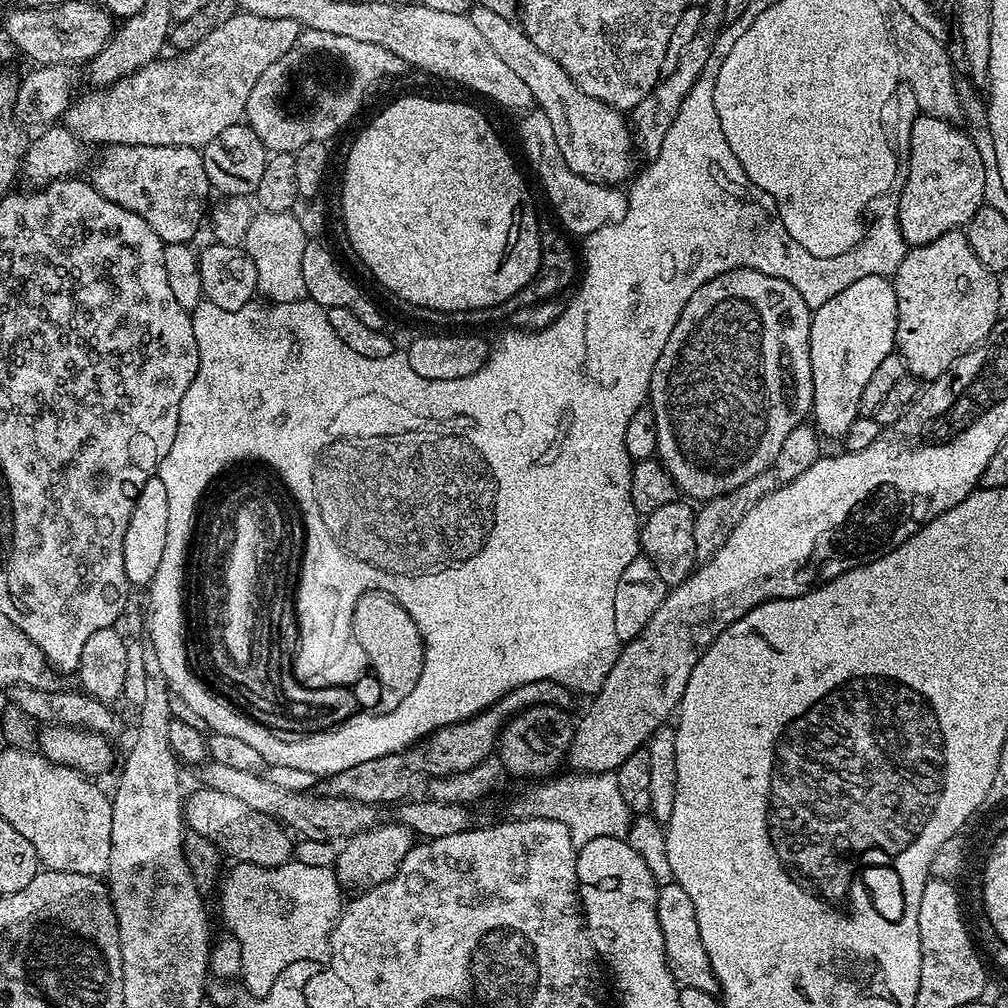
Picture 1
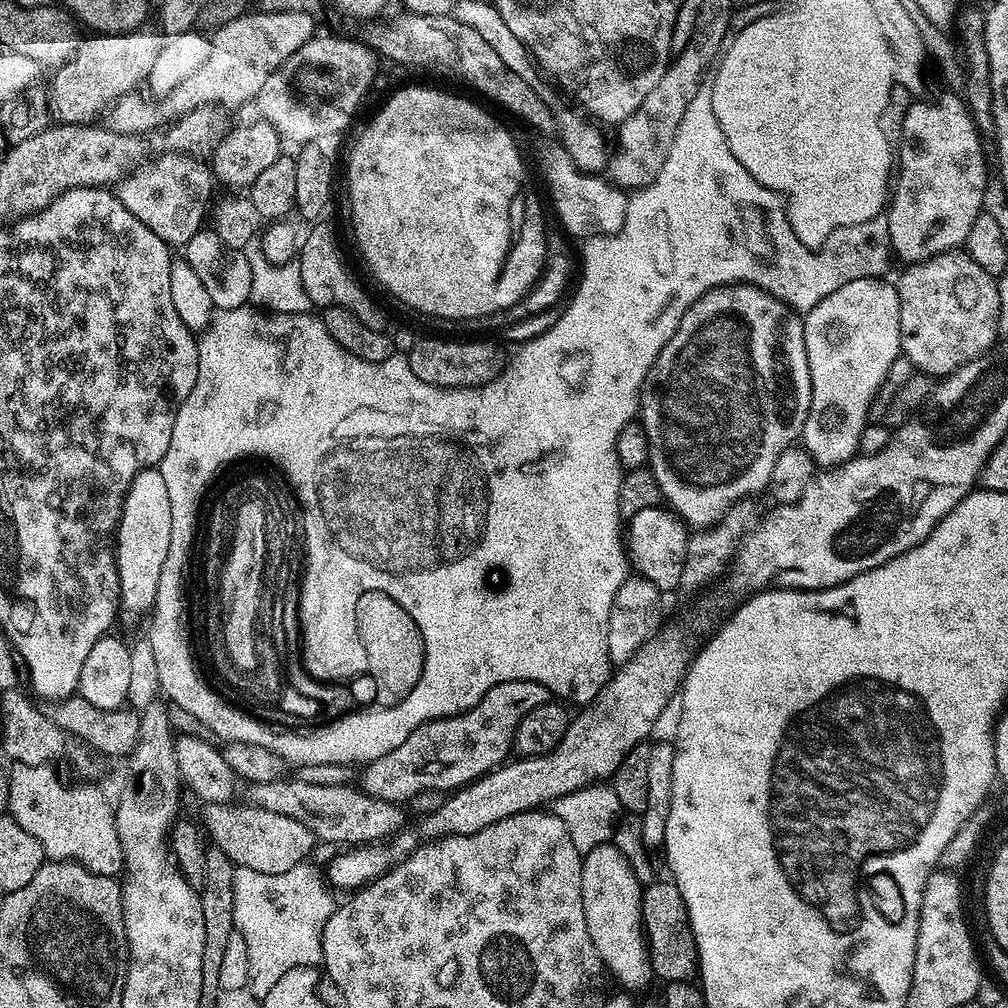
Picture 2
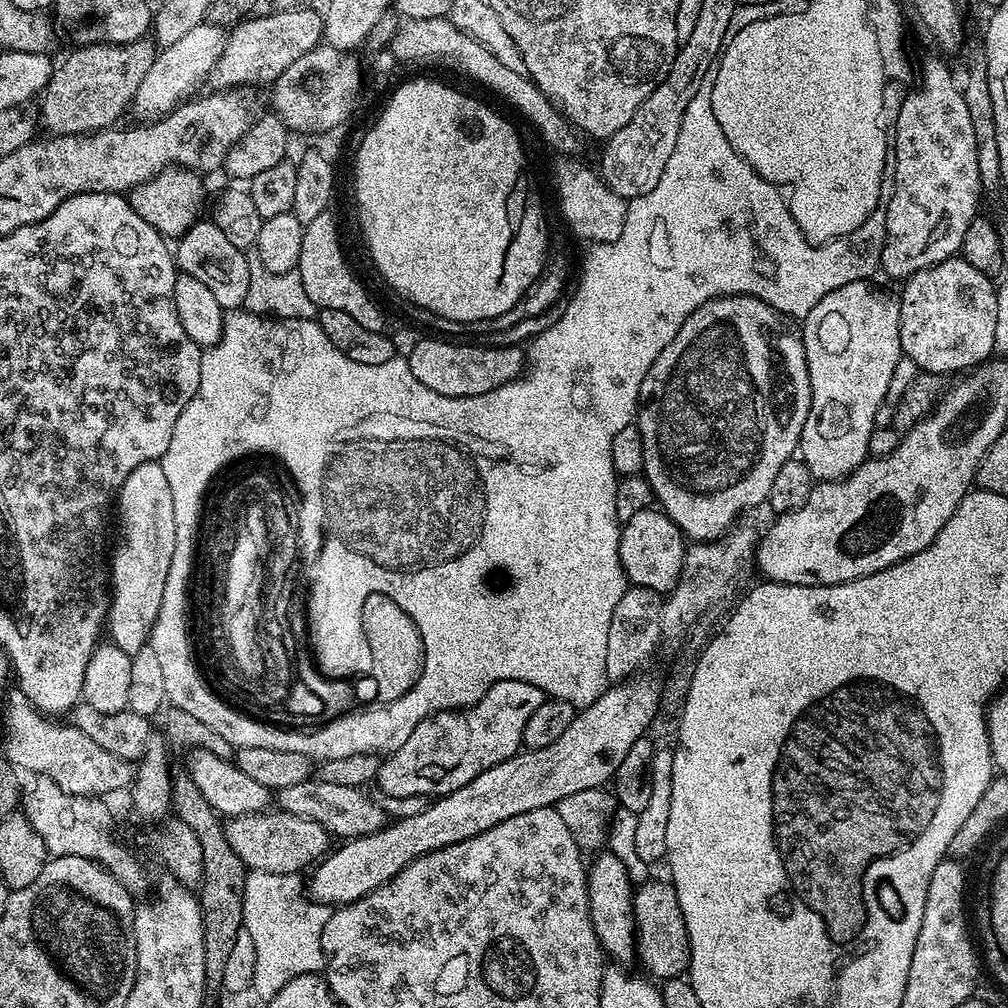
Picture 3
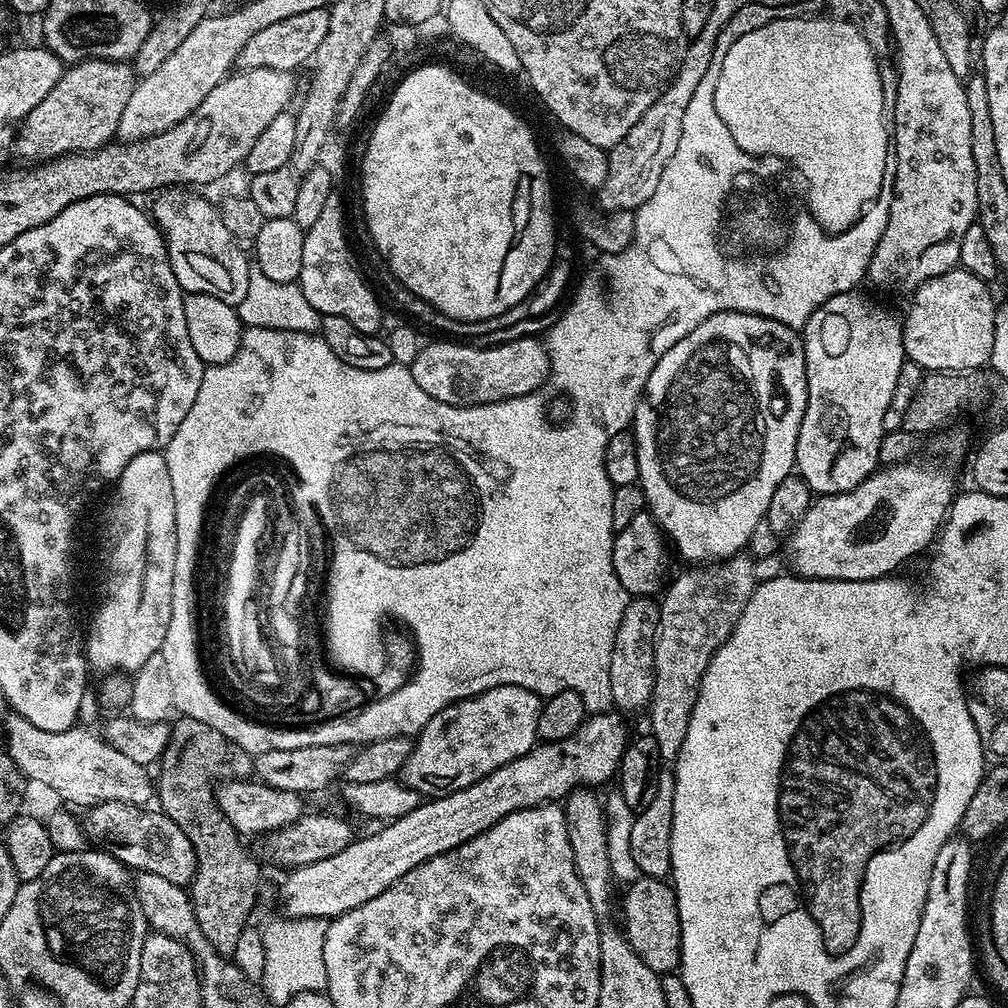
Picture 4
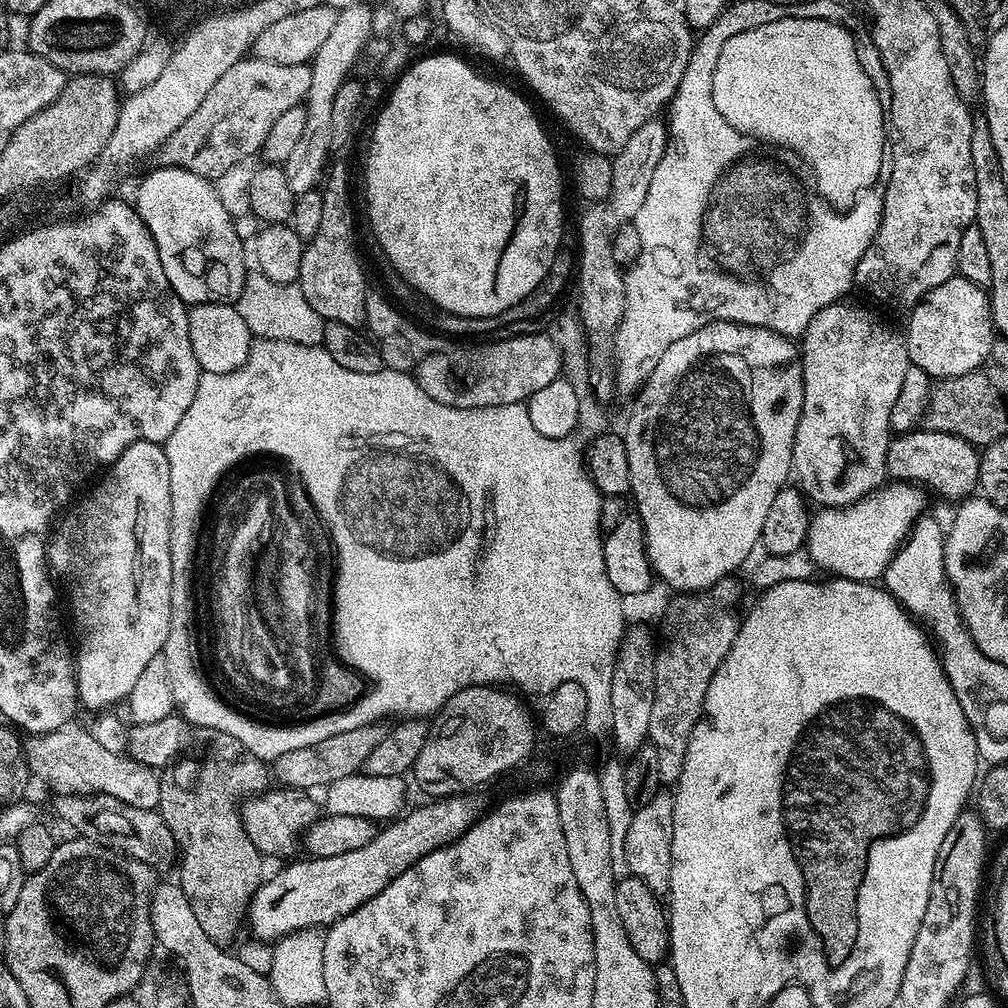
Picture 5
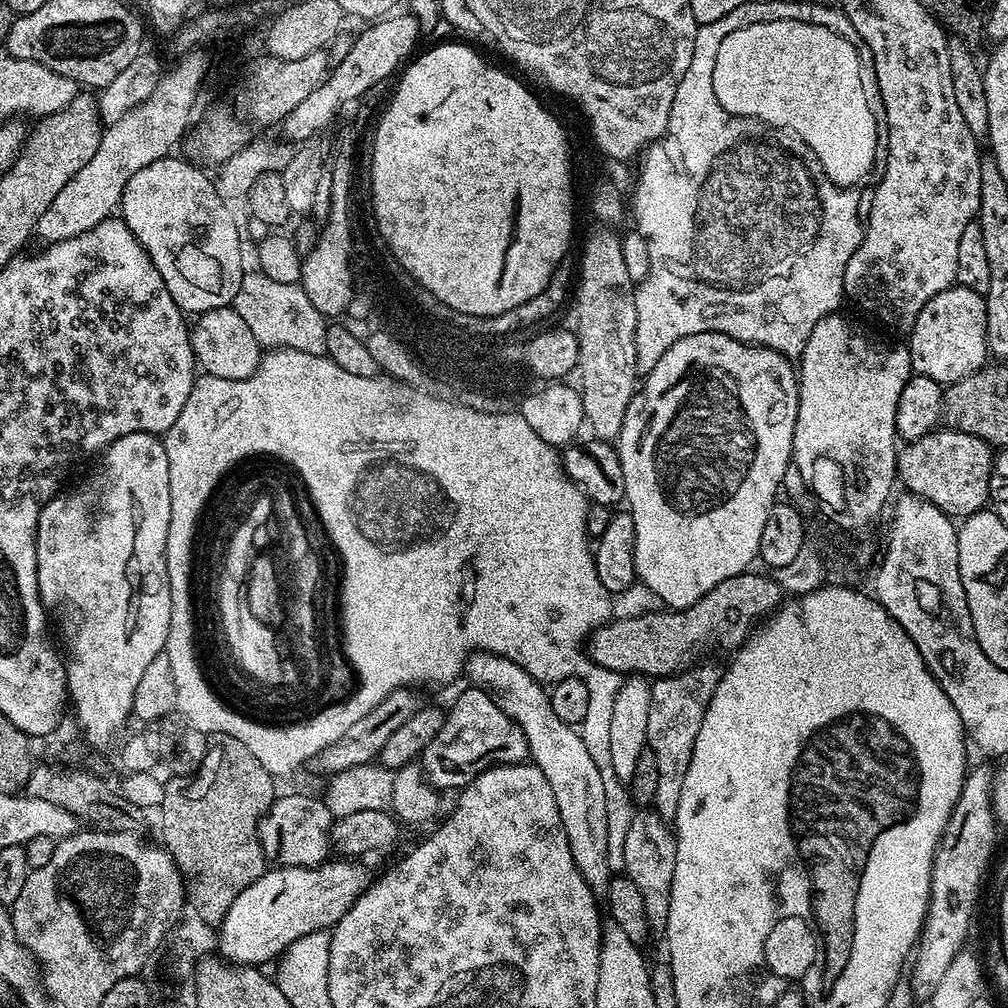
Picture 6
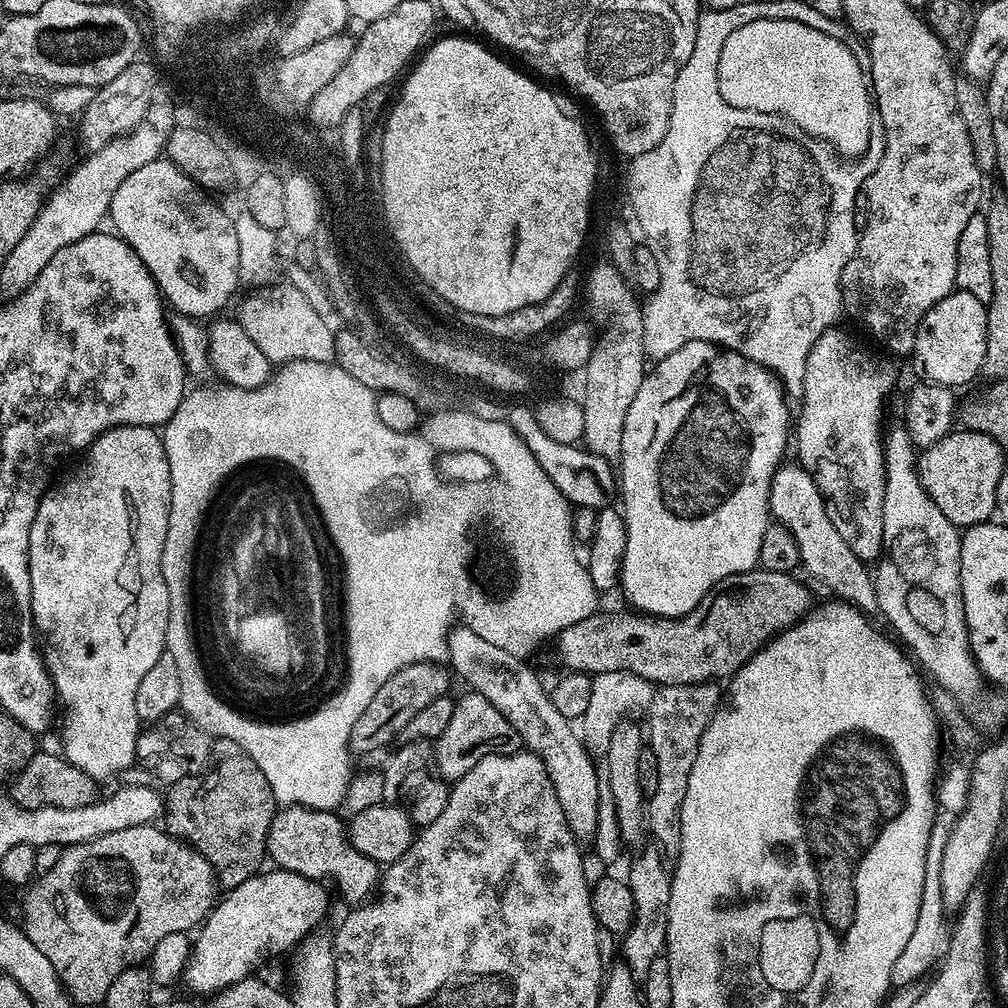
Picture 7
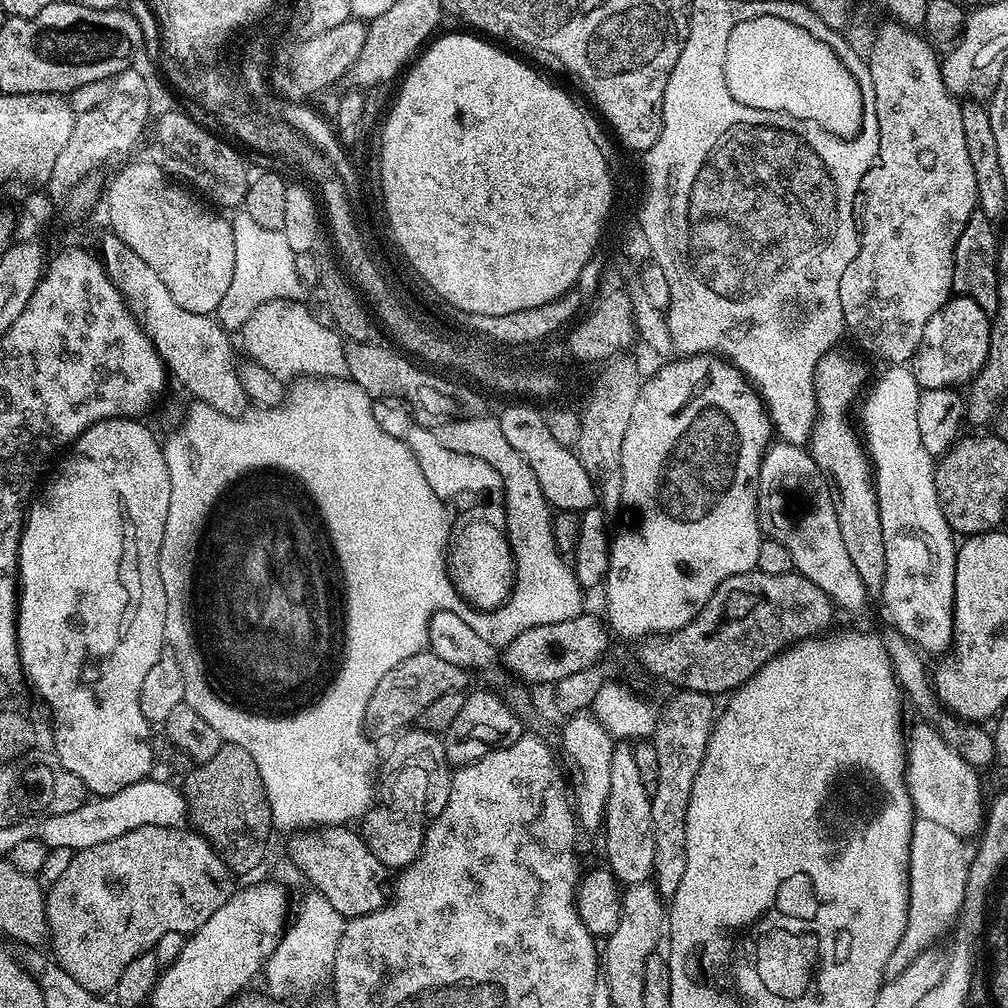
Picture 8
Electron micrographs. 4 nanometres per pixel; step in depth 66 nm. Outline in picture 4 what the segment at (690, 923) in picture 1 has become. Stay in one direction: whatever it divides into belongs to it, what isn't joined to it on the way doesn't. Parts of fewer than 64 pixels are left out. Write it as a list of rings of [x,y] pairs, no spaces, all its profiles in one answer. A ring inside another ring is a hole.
[[[642,876],[627,885],[624,891],[624,924],[622,931],[630,946],[656,972],[672,974],[679,969],[682,950],[682,930],[678,918],[676,890],[667,879],[658,876]]]

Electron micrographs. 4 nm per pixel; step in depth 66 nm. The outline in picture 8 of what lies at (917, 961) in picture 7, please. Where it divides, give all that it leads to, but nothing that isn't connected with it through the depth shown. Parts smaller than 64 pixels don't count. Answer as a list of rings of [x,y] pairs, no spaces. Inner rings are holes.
[[[917,817],[913,821],[908,844],[908,912],[903,936],[884,971],[885,979],[892,980],[904,972],[913,959],[929,946],[944,930],[951,929],[960,915],[965,900],[966,879],[973,864],[976,844],[965,842],[943,825]]]

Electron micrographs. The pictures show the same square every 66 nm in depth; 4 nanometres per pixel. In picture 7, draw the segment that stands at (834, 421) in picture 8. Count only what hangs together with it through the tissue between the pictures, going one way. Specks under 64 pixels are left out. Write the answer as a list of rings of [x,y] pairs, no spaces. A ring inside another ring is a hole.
[[[831,327],[811,347],[806,360],[804,394],[799,397],[800,417],[794,420],[794,448],[800,455],[798,464],[812,476],[824,496],[830,518],[839,537],[851,553],[865,562],[879,561],[886,545],[884,542],[884,495],[888,471],[884,468],[884,442],[880,419],[883,418],[884,399],[896,384],[896,364],[891,357],[868,352],[844,331]]]

